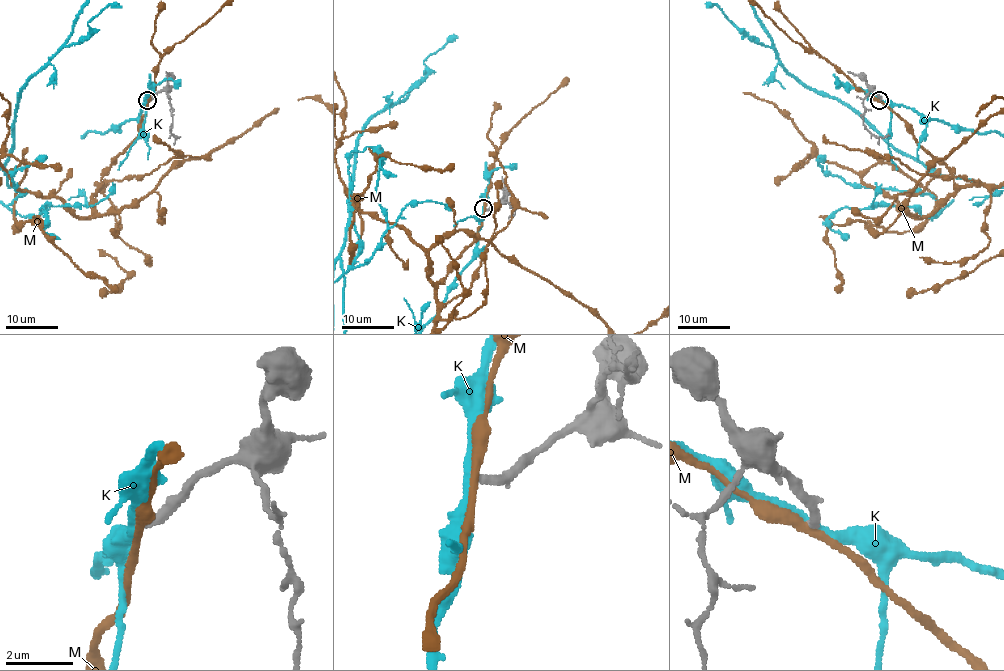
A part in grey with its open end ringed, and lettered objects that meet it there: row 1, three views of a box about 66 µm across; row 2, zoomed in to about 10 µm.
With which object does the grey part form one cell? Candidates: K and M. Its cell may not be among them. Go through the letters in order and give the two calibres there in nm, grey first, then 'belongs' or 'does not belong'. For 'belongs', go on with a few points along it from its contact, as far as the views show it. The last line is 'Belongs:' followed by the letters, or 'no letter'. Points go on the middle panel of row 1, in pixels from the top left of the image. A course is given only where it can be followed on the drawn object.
K: 280/240 nm | does not belong
M: 300/280 nm | does not belong
Belongs: no letter

